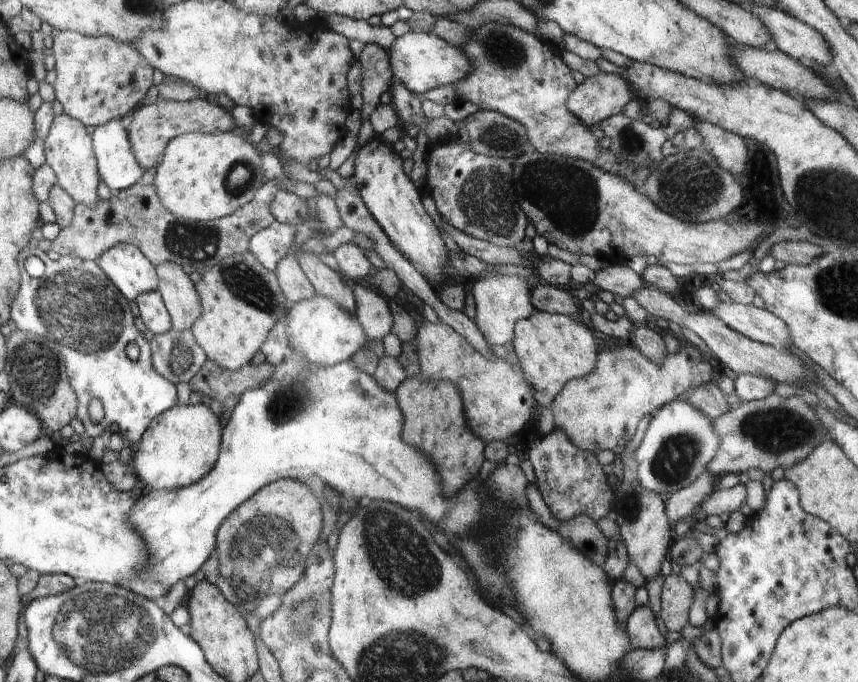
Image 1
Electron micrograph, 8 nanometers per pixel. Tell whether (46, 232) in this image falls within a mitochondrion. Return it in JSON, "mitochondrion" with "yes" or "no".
{"mitochondrion":"no"}

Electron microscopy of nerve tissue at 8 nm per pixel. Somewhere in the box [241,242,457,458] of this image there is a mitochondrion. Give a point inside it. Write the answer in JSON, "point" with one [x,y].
{"point":[293,400]}

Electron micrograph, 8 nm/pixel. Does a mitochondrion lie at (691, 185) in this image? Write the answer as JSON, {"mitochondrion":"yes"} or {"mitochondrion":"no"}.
{"mitochondrion":"yes"}

